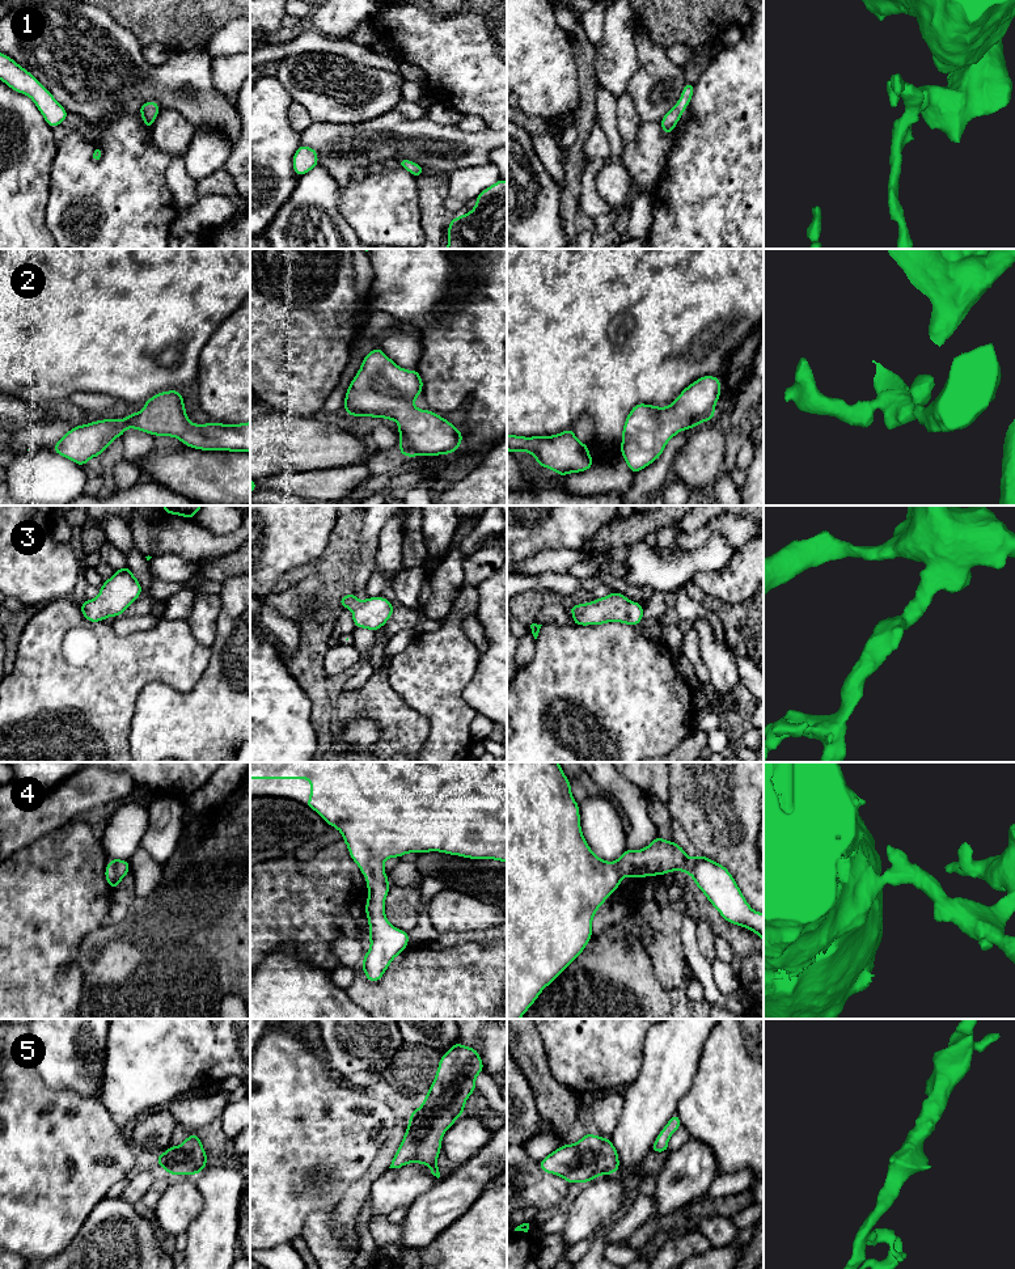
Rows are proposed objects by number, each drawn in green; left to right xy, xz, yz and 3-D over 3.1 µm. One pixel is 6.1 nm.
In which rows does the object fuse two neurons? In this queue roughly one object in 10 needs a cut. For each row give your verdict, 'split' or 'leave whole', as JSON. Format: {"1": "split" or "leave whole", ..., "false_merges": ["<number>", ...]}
{"1": "leave whole", "2": "leave whole", "3": "leave whole", "4": "leave whole", "5": "leave whole", "false_merges": []}

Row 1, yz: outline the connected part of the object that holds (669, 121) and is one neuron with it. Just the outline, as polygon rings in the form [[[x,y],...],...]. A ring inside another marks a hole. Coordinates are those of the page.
[[[686,81],[680,100],[660,120],[661,130],[665,135],[671,134],[676,127],[677,122],[680,120],[682,113],[685,111],[693,97],[693,92],[694,84]]]

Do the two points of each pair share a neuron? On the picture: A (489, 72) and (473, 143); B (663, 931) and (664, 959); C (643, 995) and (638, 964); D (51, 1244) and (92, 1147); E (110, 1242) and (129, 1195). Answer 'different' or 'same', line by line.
A: different
B: same
C: same
D: same
E: different

